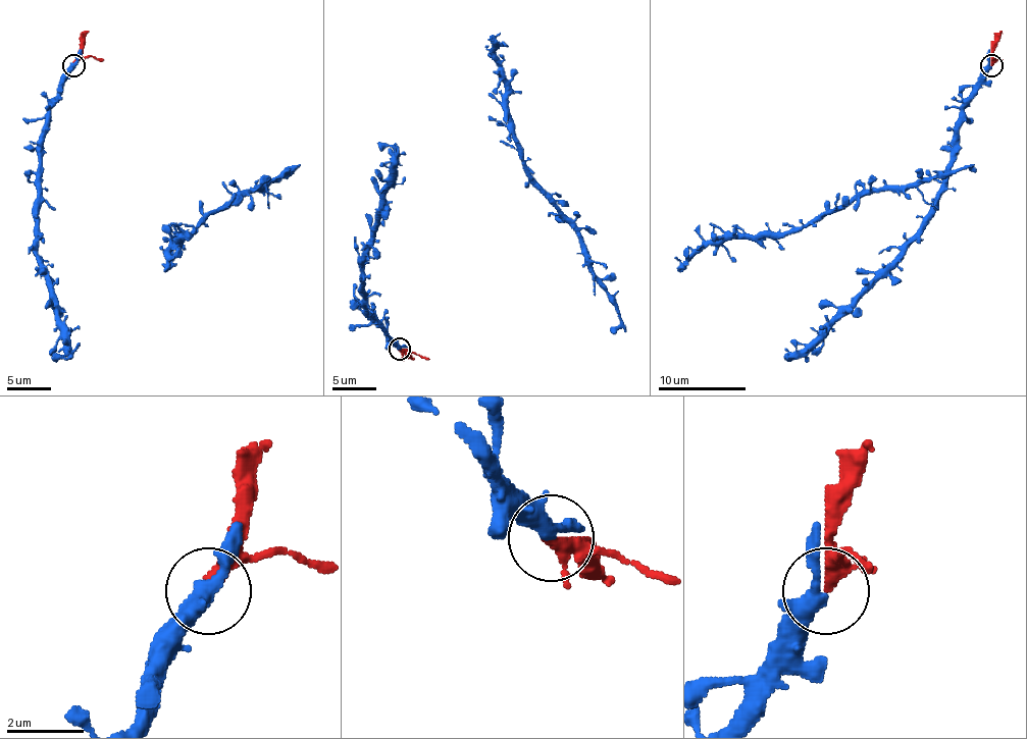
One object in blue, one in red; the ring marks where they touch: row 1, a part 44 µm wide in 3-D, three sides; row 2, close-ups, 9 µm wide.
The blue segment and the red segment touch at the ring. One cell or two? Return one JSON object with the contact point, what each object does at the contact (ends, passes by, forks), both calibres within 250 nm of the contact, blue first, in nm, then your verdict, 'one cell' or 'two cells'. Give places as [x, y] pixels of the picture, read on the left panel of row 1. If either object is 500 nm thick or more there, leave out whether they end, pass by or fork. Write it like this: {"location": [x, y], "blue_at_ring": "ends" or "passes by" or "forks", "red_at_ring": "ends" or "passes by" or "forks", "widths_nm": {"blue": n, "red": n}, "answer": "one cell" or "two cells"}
{"location": [73, 65], "blue_at_ring": "forks", "red_at_ring": "passes by", "widths_nm": {"blue": 280, "red": 280}, "answer": "one cell"}

